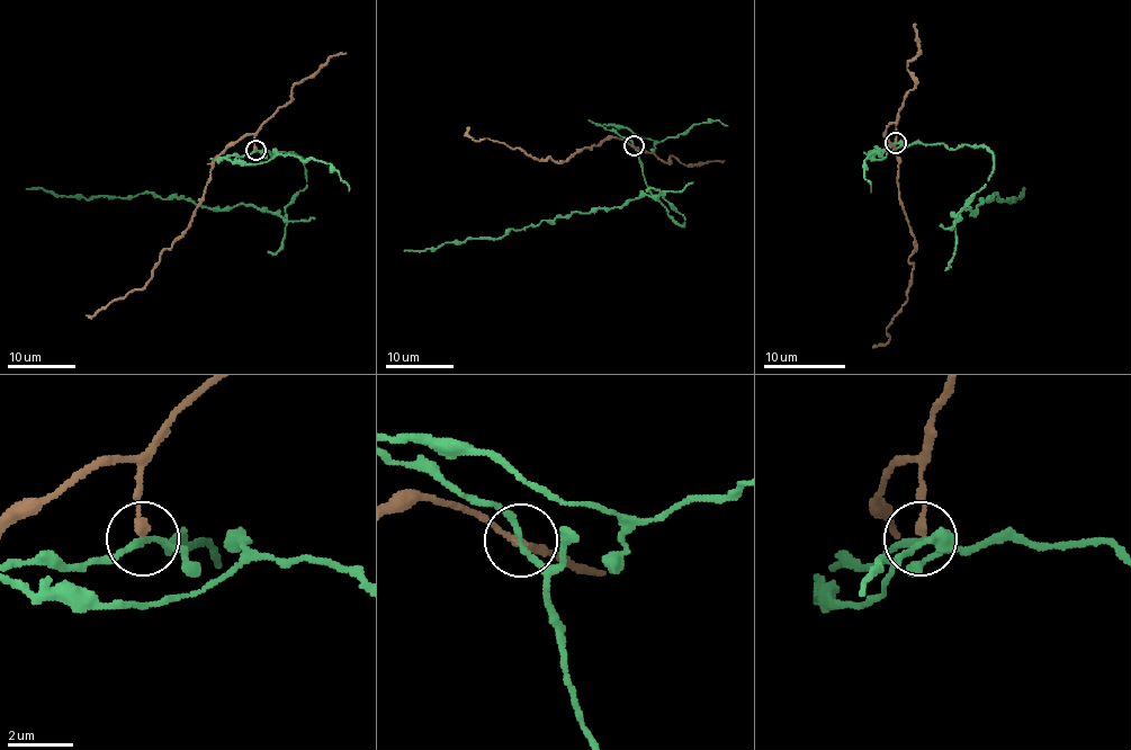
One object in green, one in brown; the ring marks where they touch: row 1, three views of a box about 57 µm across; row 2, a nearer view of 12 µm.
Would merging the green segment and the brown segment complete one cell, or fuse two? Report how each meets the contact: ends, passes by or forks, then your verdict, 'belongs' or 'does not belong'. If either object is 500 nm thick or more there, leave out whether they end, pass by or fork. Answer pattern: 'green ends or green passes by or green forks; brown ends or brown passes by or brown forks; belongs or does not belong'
green passes by; brown ends; does not belong

